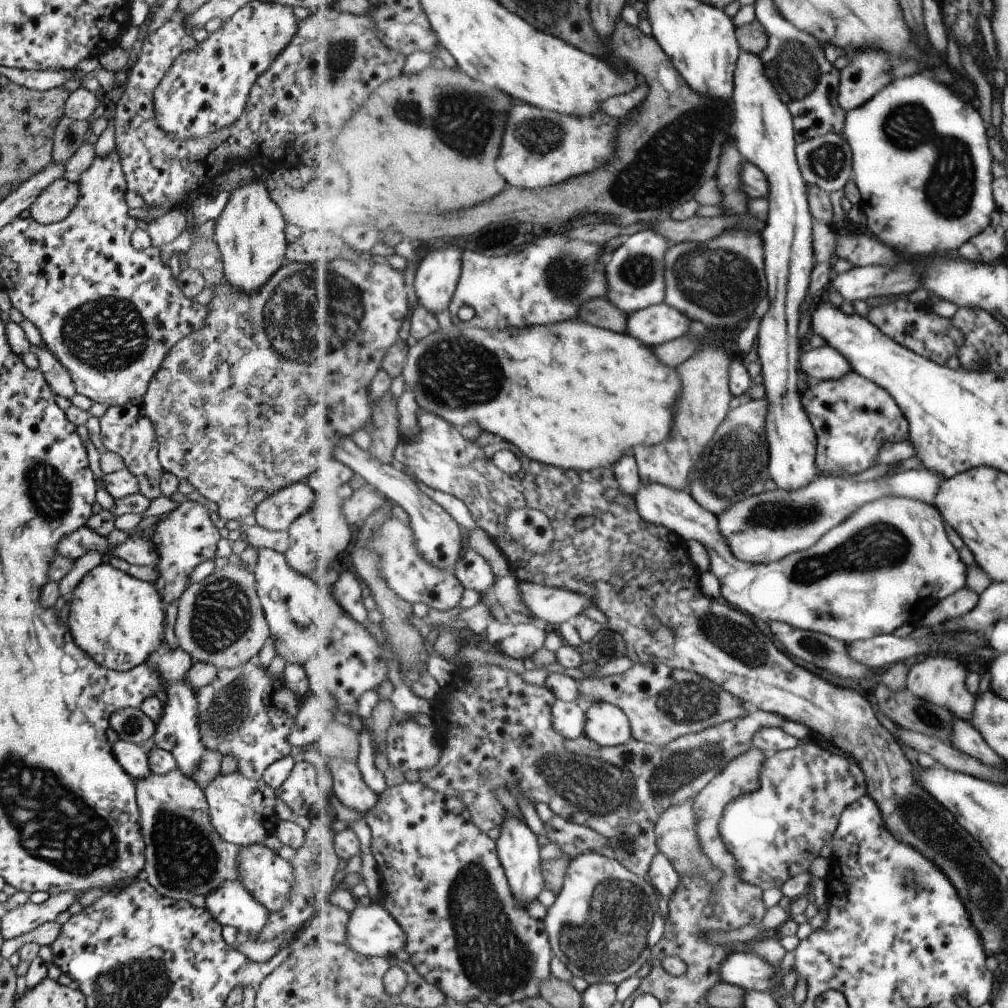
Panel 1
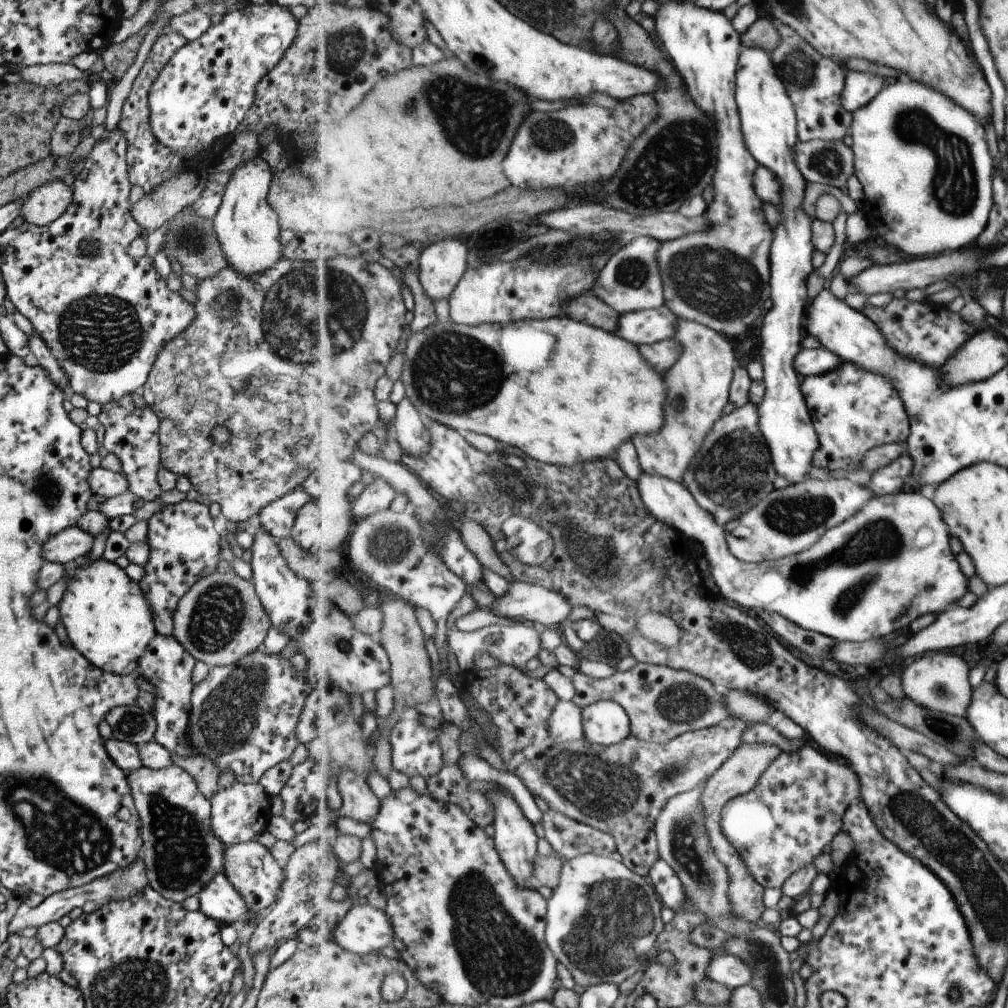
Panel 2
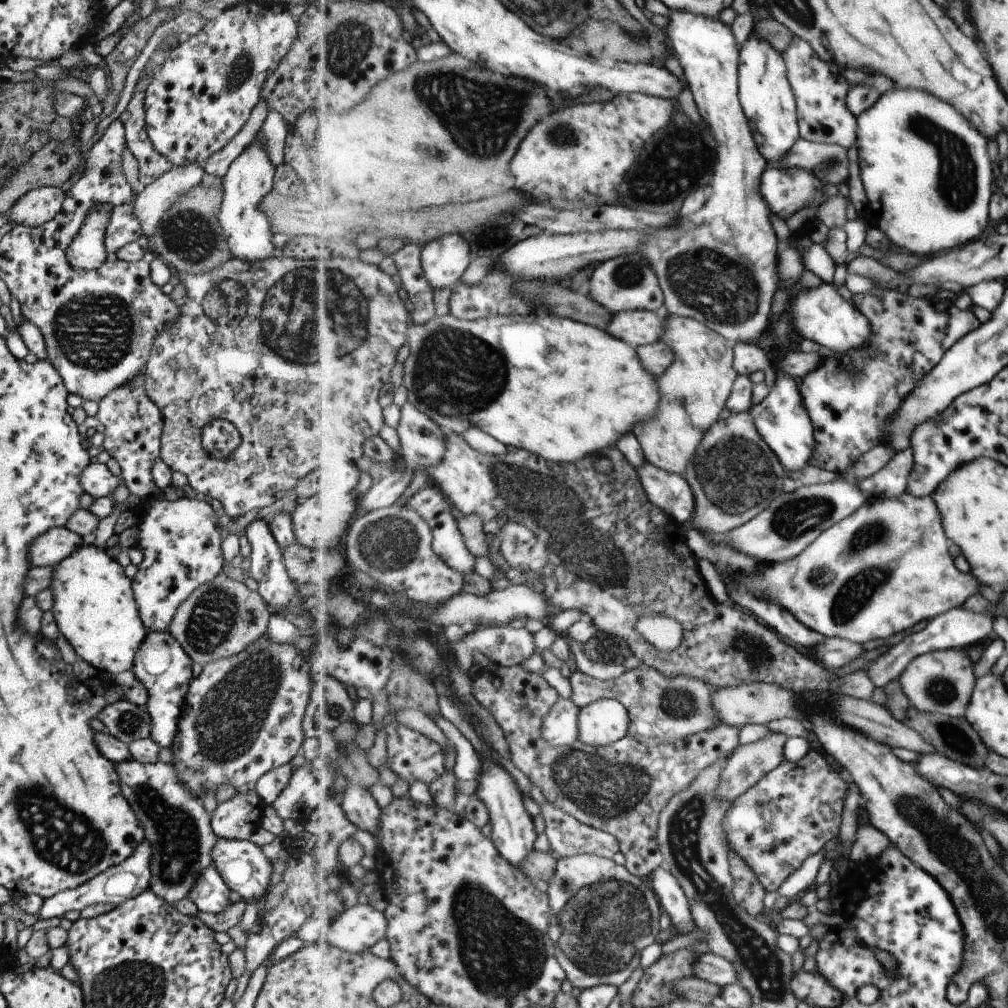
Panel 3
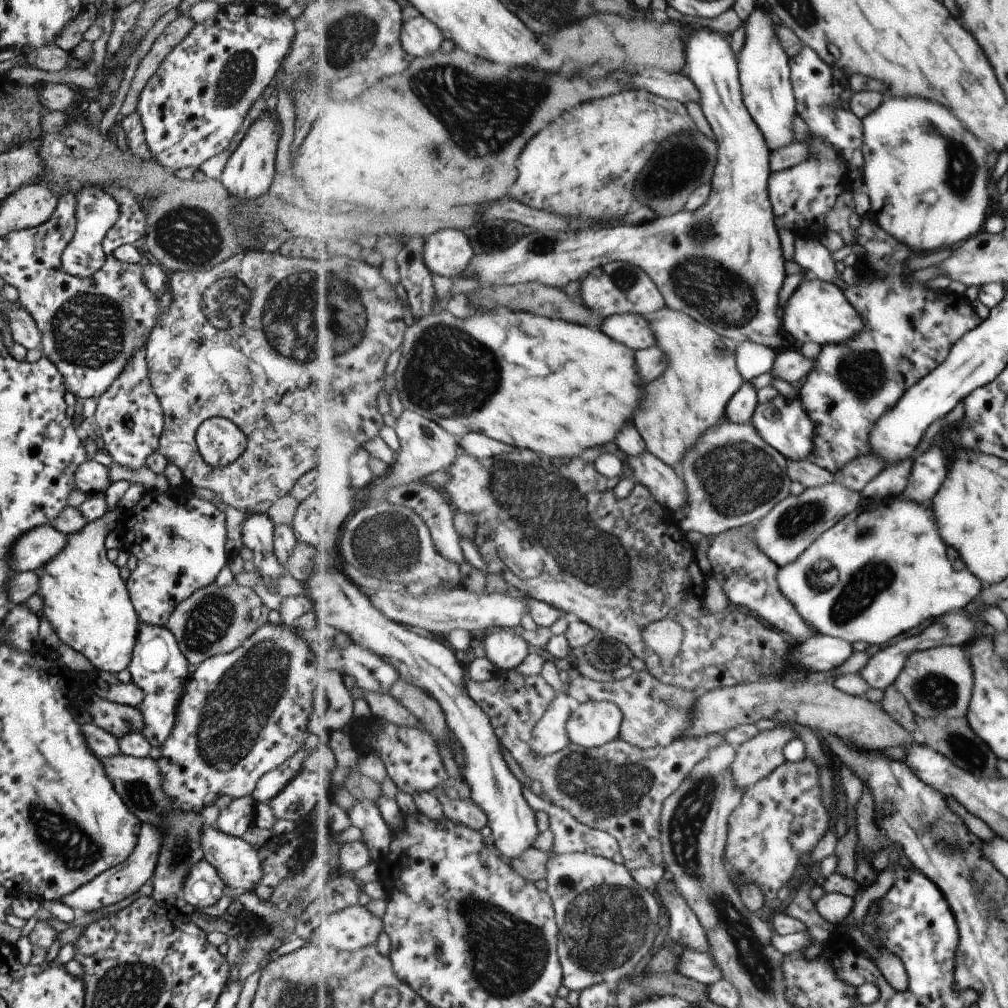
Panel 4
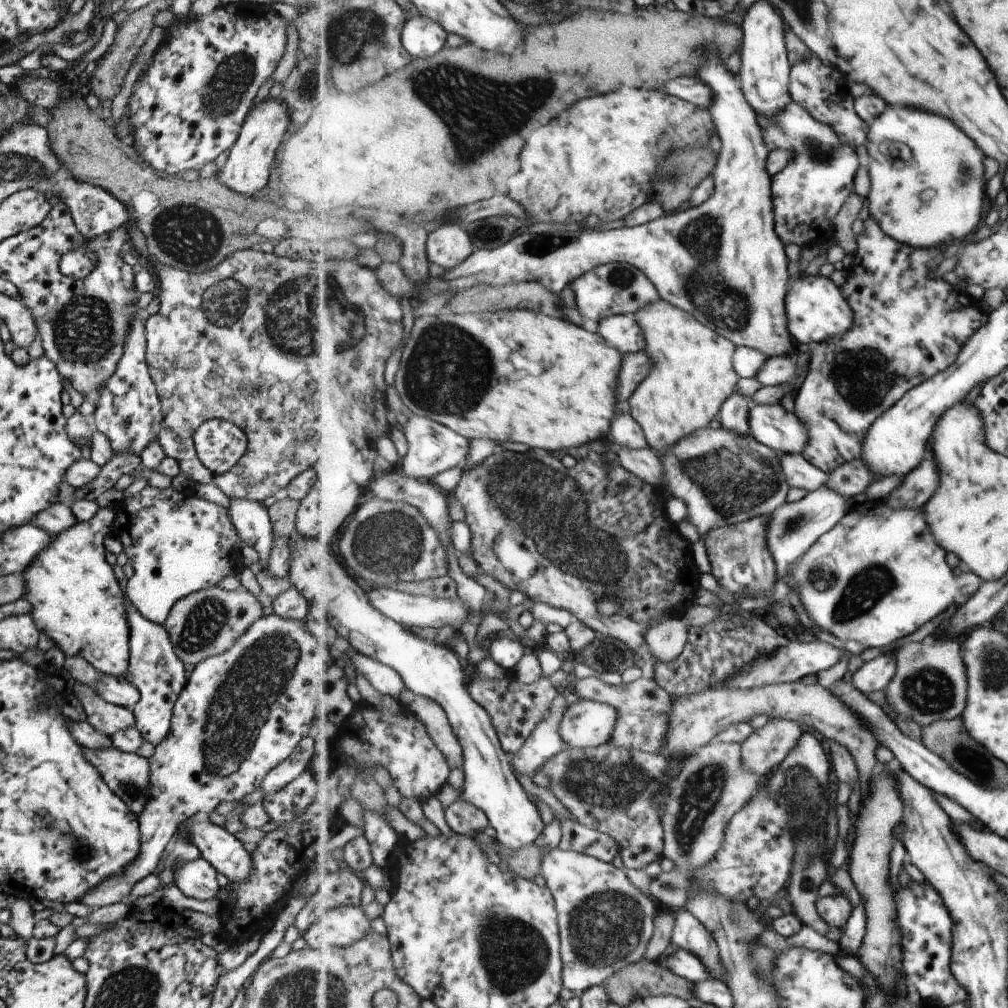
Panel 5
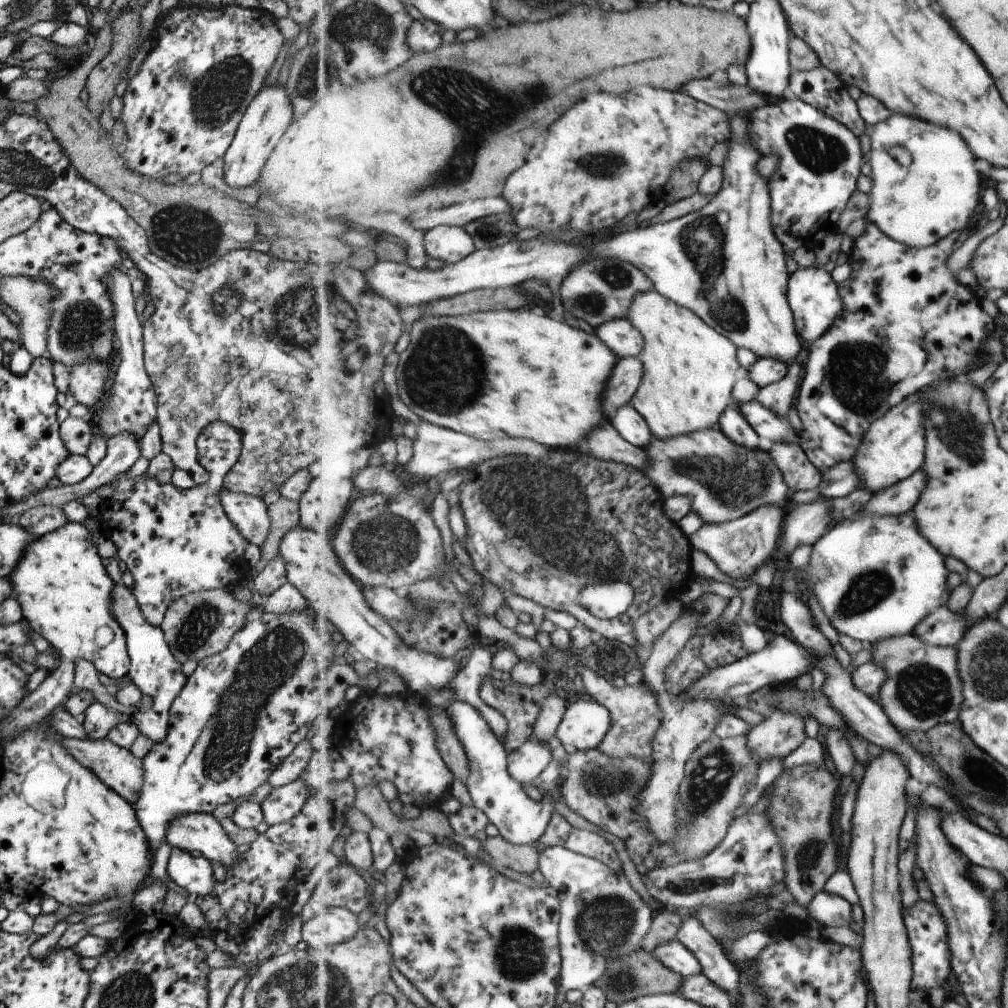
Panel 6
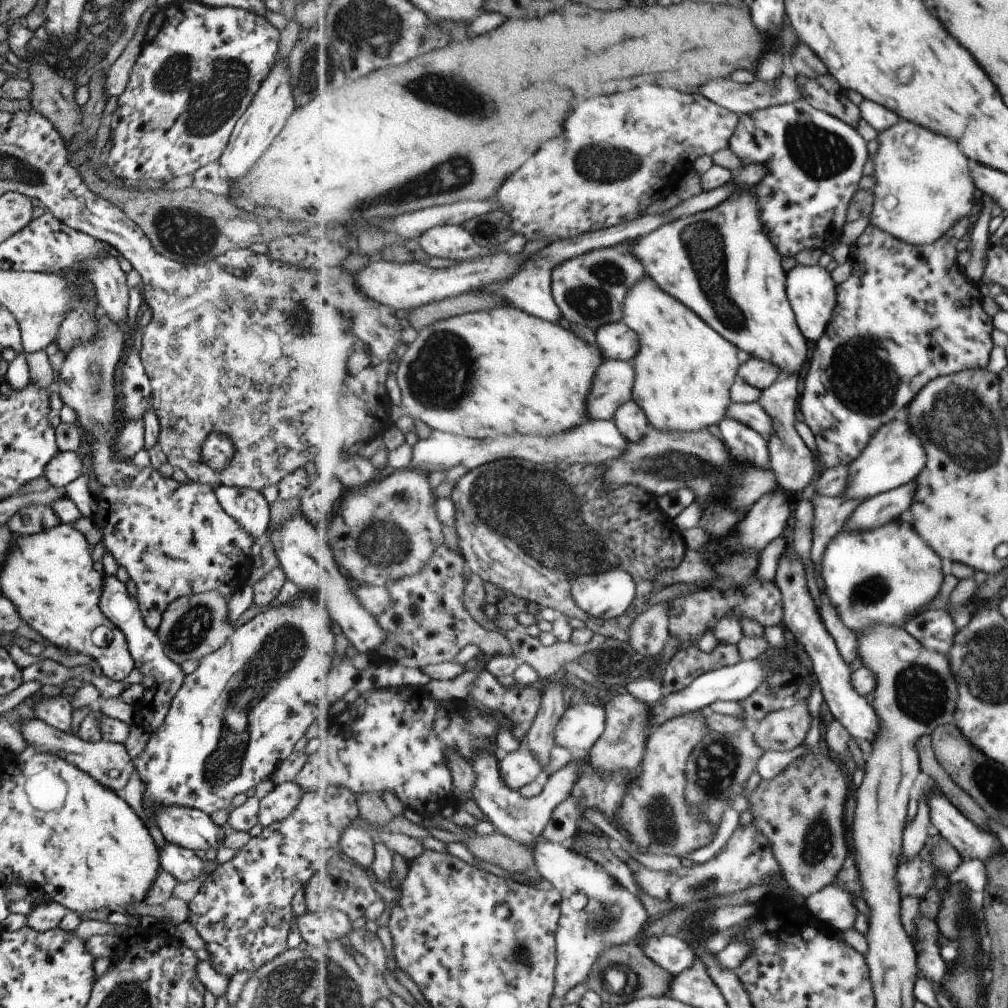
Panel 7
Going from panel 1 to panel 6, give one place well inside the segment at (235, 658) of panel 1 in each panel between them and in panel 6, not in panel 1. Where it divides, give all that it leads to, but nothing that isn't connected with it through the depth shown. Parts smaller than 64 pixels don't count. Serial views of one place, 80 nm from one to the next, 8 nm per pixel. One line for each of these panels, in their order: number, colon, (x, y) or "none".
2: (219, 619)
3: (218, 619)
4: (214, 620)
5: (205, 623)
6: (197, 625)

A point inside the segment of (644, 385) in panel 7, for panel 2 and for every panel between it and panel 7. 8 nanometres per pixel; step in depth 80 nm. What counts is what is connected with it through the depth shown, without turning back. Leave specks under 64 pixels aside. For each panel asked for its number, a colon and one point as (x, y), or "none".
2: (699, 384)
3: (695, 389)
4: (691, 395)
5: (694, 373)
6: (690, 369)

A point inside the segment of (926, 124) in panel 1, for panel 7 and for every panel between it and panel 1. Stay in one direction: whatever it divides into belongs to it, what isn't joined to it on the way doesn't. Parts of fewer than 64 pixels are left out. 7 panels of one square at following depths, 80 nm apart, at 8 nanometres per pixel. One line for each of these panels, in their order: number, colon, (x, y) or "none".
2: (930, 178)
3: (929, 166)
4: (925, 170)
5: (929, 195)
6: (933, 190)
7: (924, 185)

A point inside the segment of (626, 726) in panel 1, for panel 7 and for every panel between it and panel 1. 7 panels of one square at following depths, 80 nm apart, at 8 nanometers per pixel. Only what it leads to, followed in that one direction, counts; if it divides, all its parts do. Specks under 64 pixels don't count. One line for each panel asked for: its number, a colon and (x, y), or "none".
2: (606, 723)
3: (604, 722)
4: (593, 724)
5: (588, 724)
6: (585, 724)
7: (582, 725)

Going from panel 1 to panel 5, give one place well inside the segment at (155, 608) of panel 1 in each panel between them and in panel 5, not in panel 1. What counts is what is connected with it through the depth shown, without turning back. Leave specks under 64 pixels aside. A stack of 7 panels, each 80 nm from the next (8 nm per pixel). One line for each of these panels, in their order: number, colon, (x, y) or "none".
2: (108, 622)
3: (92, 605)
4: (86, 602)
5: (76, 601)

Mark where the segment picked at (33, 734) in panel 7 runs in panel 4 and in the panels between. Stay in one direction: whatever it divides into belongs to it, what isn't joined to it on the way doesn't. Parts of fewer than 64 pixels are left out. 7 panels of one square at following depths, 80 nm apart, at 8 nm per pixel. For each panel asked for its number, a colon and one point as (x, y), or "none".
4: (136, 781)
5: (126, 774)
6: (114, 766)

